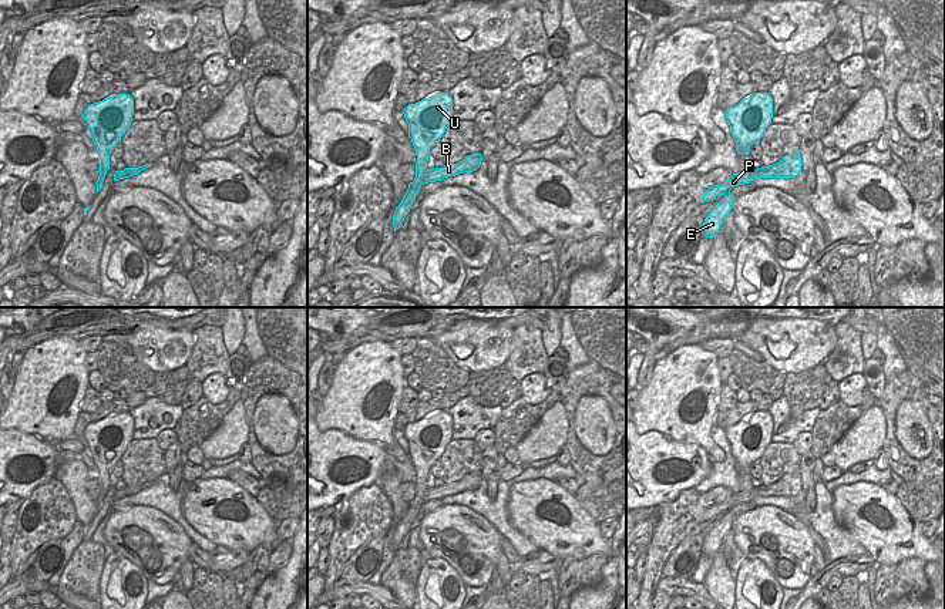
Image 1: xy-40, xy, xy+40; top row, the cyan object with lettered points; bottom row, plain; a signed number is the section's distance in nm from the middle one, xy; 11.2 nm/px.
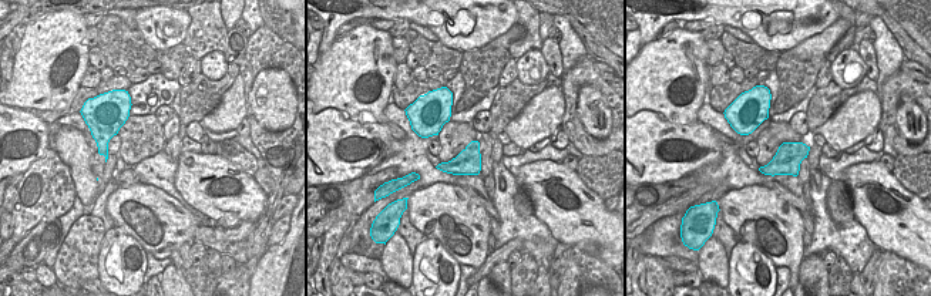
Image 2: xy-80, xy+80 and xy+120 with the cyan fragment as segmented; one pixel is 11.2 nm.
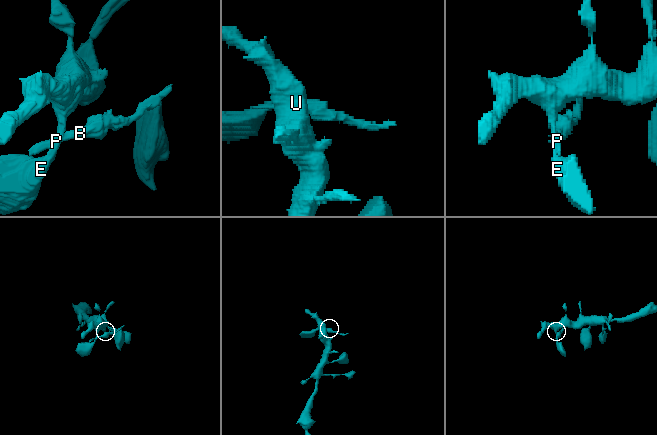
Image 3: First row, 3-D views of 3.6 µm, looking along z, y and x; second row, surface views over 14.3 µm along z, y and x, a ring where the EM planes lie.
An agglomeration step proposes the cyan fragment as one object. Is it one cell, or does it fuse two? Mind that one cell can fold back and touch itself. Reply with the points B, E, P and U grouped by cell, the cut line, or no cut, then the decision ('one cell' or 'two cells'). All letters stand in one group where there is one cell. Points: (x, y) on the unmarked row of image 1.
B P / E U; cut in xy along (427, 488), (423, 502); two cells

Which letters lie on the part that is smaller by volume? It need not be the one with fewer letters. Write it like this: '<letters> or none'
B, P

